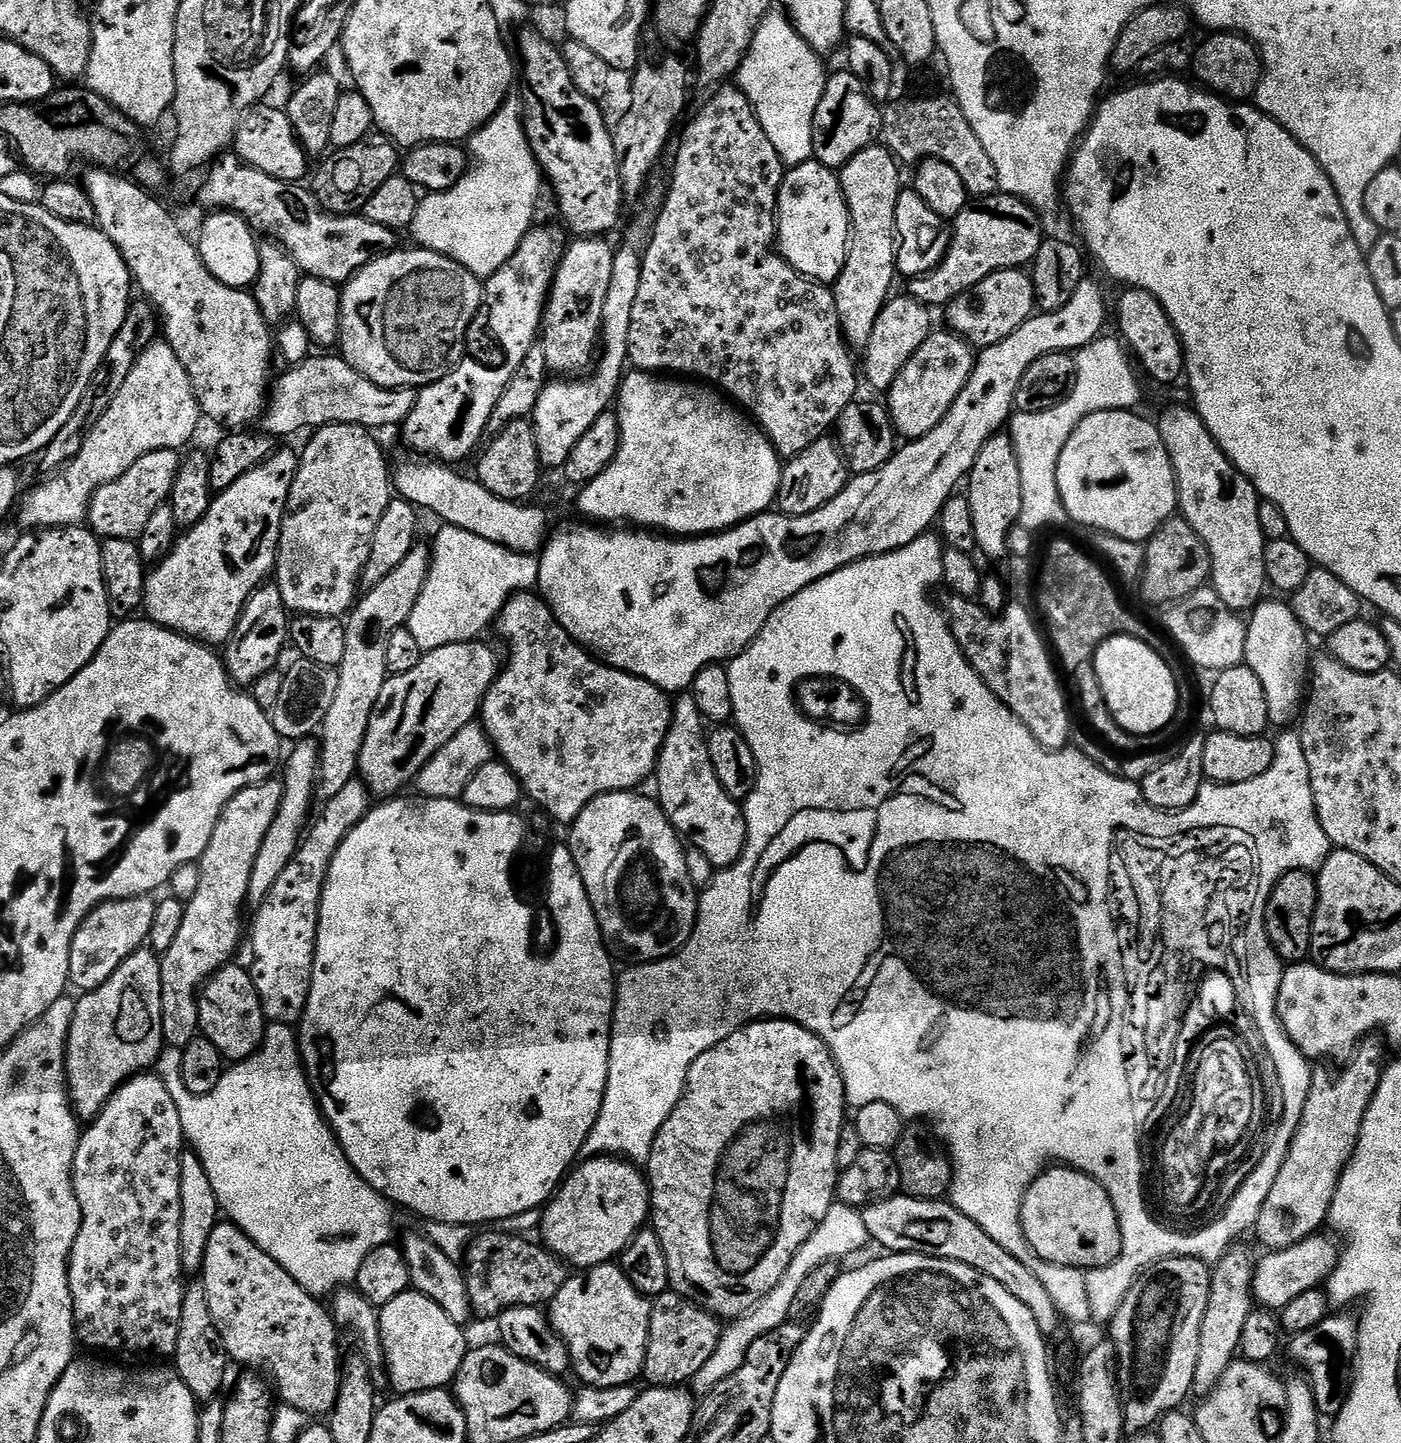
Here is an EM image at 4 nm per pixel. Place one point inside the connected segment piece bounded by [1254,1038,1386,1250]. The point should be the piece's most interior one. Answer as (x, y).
(1299, 1203)

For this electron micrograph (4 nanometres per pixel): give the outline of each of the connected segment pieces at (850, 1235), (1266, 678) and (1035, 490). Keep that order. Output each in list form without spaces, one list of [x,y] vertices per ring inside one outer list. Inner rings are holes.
[[[833,1202],[830,1210],[826,1210],[826,1218],[822,1218],[822,1222],[816,1227],[814,1234],[810,1234],[810,1238],[806,1238],[806,1242],[802,1242],[802,1246],[798,1246],[798,1254],[794,1254],[794,1262],[790,1262],[790,1266],[786,1266],[786,1274],[782,1274],[778,1286],[774,1286],[774,1290],[770,1290],[770,1294],[766,1294],[766,1298],[762,1298],[749,1312],[731,1321],[721,1331],[718,1350],[714,1350],[714,1354],[710,1354],[706,1366],[702,1366],[702,1370],[698,1370],[696,1377],[690,1381],[691,1391],[700,1398],[707,1396],[714,1390],[714,1386],[718,1386],[718,1382],[730,1378],[730,1374],[734,1374],[734,1370],[738,1370],[738,1366],[742,1366],[742,1362],[746,1362],[746,1354],[750,1354],[750,1346],[754,1346],[754,1342],[758,1342],[758,1338],[762,1338],[762,1334],[770,1334],[770,1330],[789,1323],[791,1302],[796,1297],[802,1282],[818,1266],[832,1260],[843,1261],[843,1256],[852,1256],[855,1252],[862,1251],[864,1247],[869,1247],[869,1244],[866,1222],[862,1222],[861,1209]]]
[[[1271,598],[1256,605],[1246,624],[1248,637],[1244,655],[1250,670],[1258,674],[1262,690],[1266,690],[1268,722],[1273,729],[1284,730],[1297,723],[1310,680],[1310,655],[1308,656],[1309,633],[1292,613],[1291,603],[1279,604]]]
[[[1101,335],[1095,342],[1087,344],[1085,348],[1079,349],[1075,353],[1076,380],[1072,383],[1071,392],[1063,400],[1059,400],[1057,404],[1050,406],[1050,410],[1042,410],[1038,414],[1016,412],[1011,417],[1010,435],[1018,458],[1020,473],[1022,474],[1022,510],[1020,515],[1024,527],[1029,528],[1033,534],[1039,533],[1039,528],[1056,528],[1059,524],[1067,525],[1069,523],[1068,511],[1064,508],[1064,503],[1058,490],[1058,470],[1056,467],[1066,442],[1070,442],[1070,434],[1074,434],[1074,430],[1090,414],[1132,410],[1137,407],[1135,404],[1140,400],[1141,377],[1130,359],[1125,345],[1115,335],[1113,335],[1114,337],[1108,335]]]

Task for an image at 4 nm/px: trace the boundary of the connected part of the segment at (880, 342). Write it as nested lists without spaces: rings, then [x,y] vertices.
[[[906,294],[893,295],[878,314],[878,322],[874,322],[874,330],[870,334],[868,347],[863,349],[864,364],[862,360],[862,376],[868,379],[868,384],[880,394],[887,393],[892,387],[894,378],[914,358],[918,346],[926,342],[926,338],[934,331],[932,324],[933,313],[927,304],[919,304]]]

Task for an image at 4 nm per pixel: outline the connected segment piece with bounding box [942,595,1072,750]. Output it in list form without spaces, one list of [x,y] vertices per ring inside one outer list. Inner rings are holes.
[[[949,595],[947,599],[948,601],[942,604],[942,611],[948,618],[948,625],[962,654],[968,659],[978,678],[986,682],[988,689],[1018,717],[1026,730],[1030,730],[1030,734],[1034,734],[1041,746],[1049,750],[1069,747],[1068,735],[1072,732],[1072,720],[1068,717],[1068,704],[1064,701],[1064,692],[1060,689],[1059,678],[1056,677],[1057,669],[1054,667],[1049,645],[1041,629],[1040,632],[1036,629],[1031,614],[1022,605],[1014,602],[1009,603],[1001,614],[992,615],[976,600],[963,600],[962,597],[954,595]]]

